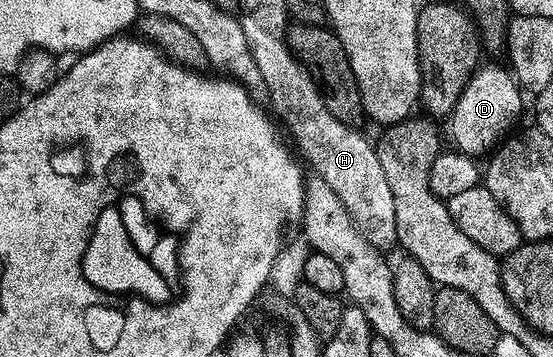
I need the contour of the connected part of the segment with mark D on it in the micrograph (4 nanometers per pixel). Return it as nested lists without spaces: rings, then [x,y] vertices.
[[[480,67],[464,88],[449,118],[456,149],[477,158],[498,147],[519,120],[523,108],[521,96],[523,92],[516,77],[506,67]]]

